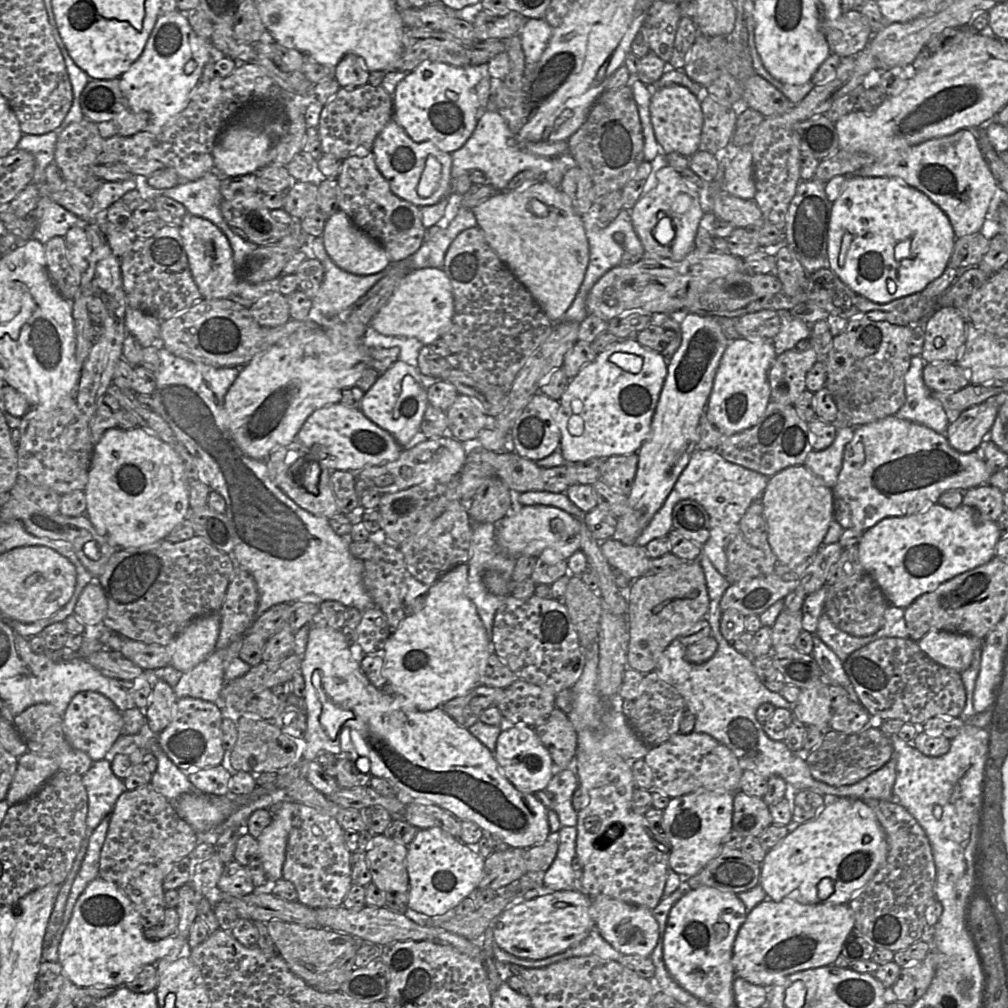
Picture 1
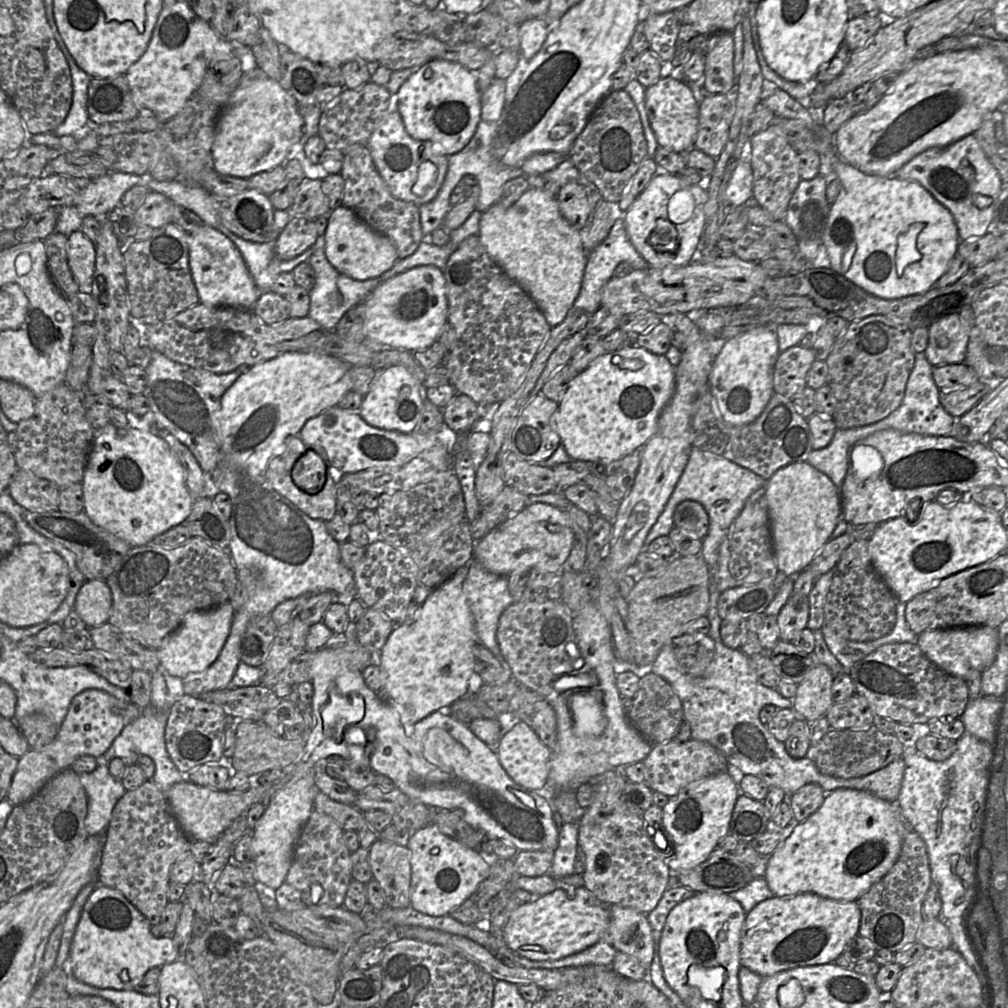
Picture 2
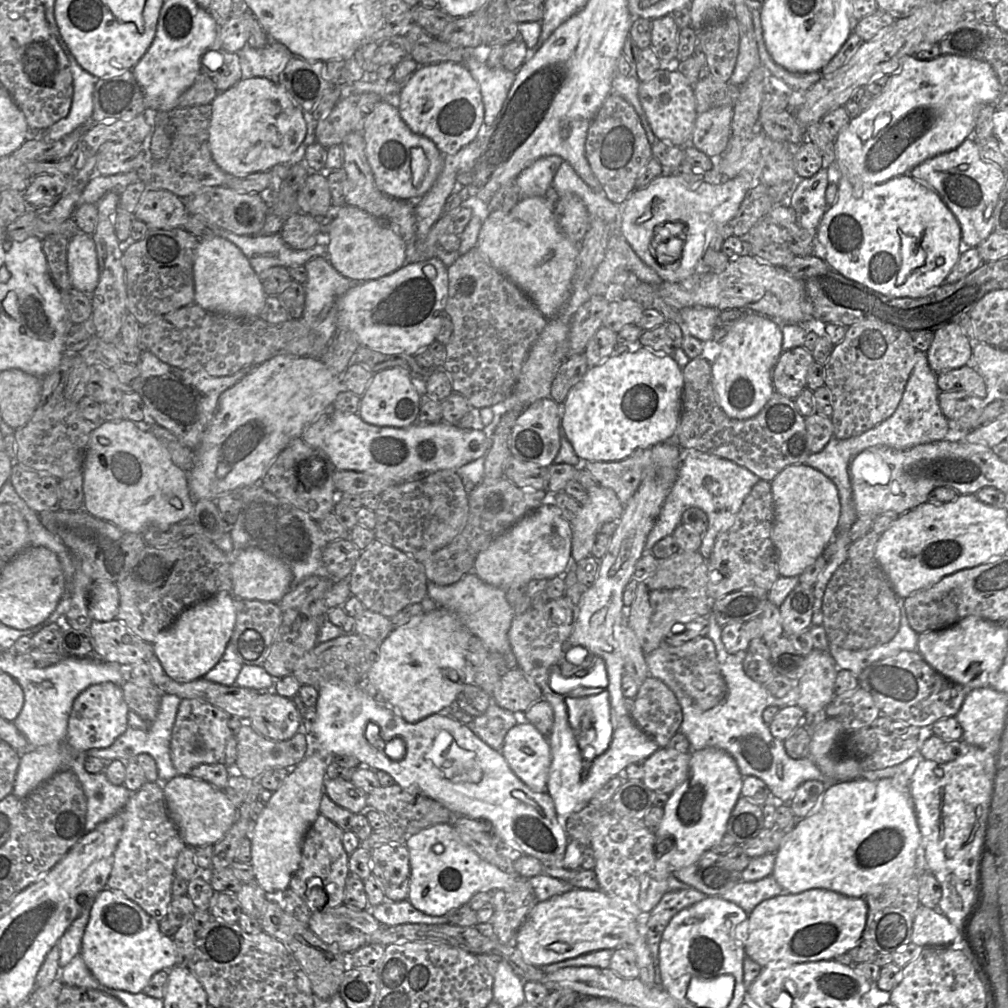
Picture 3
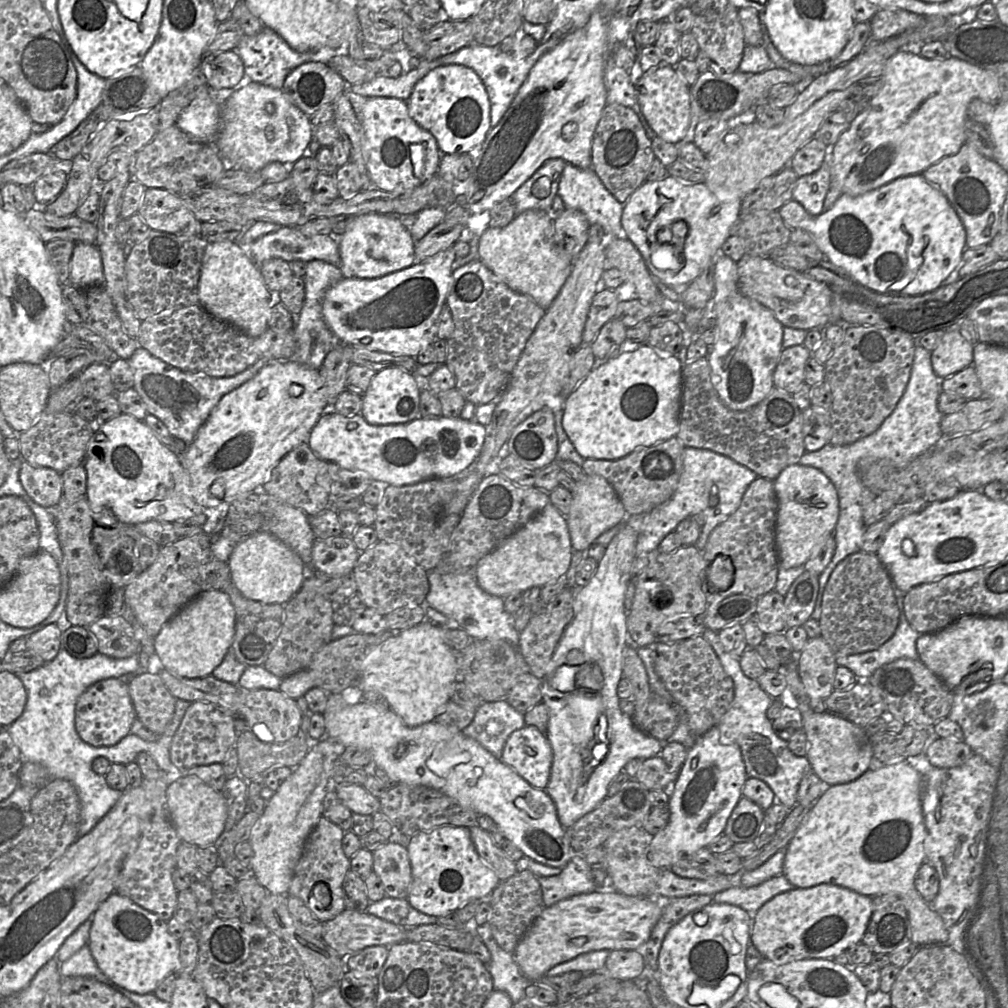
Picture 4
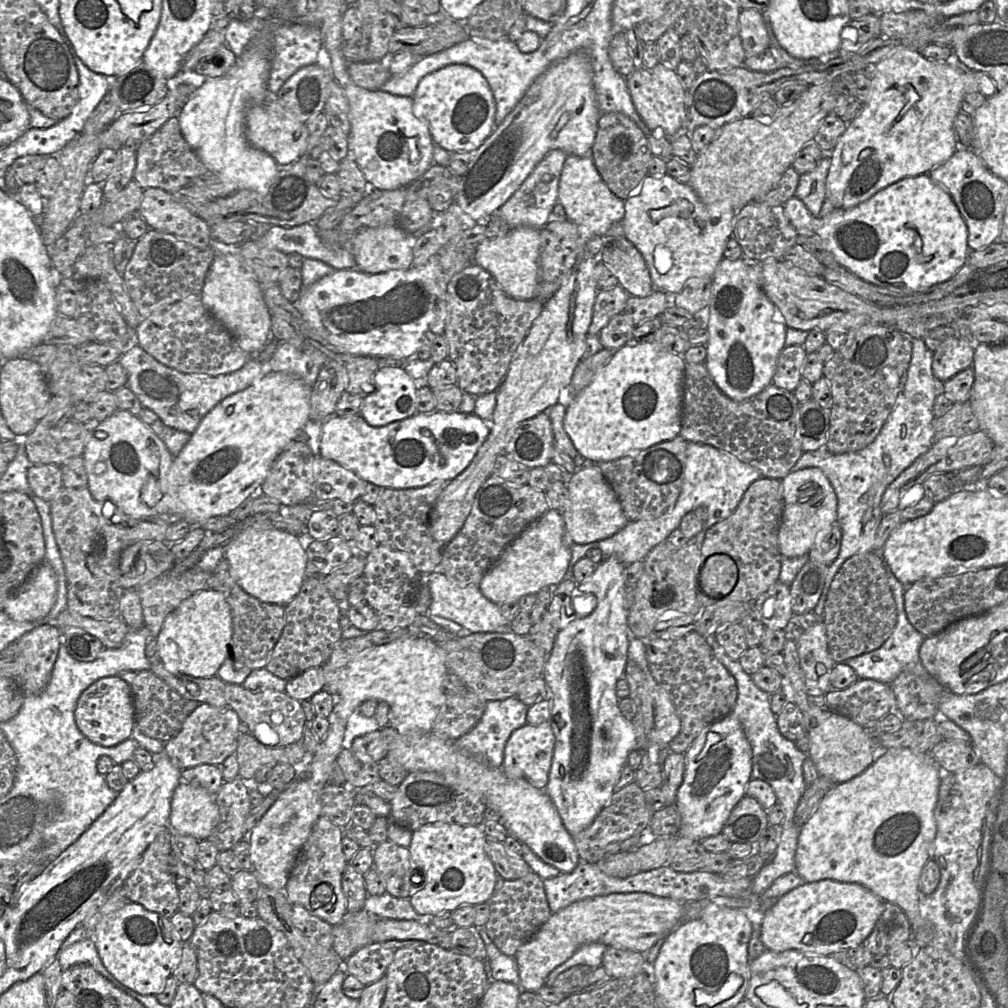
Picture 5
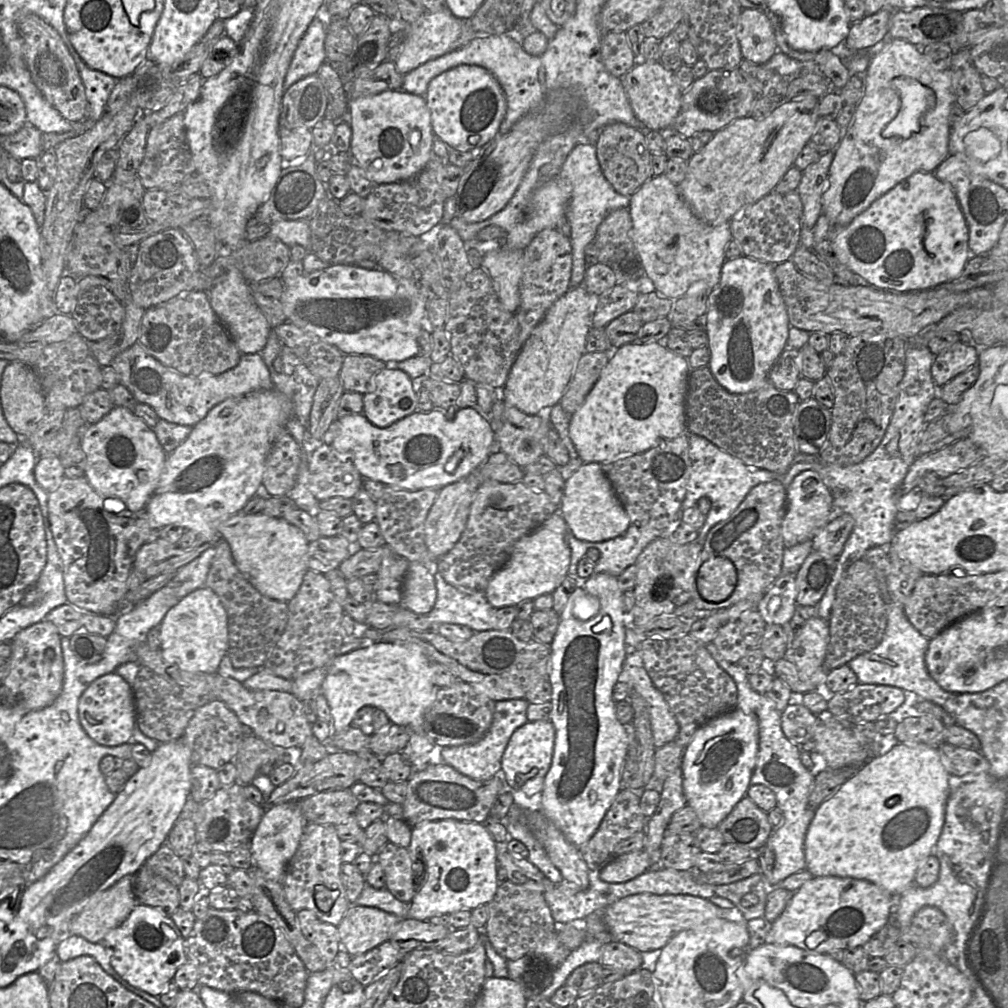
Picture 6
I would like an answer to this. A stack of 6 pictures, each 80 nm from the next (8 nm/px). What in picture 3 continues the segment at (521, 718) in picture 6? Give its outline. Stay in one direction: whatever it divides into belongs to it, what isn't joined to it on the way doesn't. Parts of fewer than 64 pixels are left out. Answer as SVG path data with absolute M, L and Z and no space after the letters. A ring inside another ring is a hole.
M492 702L483 715L474 717L467 726L489 747L500 751L506 733L517 723L513 712Z

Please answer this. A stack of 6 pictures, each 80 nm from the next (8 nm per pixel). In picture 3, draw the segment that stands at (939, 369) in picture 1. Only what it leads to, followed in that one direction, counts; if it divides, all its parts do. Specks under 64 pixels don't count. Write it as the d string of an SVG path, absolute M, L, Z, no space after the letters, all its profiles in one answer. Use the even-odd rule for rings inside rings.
M963 366L937 375L940 391L966 392L970 396L985 398L987 385L972 366Z

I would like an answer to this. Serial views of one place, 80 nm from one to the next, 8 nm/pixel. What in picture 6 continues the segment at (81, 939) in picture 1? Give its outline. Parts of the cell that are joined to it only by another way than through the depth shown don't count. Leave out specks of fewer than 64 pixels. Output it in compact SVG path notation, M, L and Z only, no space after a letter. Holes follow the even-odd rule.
M139 903L129 916L109 932L100 943L107 949L111 965L125 981L155 997L160 996L173 980L178 969L175 966L180 961L181 952L185 950L185 939L171 917L156 908Z

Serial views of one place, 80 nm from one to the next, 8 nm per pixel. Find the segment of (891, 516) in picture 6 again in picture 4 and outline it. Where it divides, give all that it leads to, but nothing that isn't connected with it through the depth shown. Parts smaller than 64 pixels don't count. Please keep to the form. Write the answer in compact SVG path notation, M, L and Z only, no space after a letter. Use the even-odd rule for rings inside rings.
M916 345L905 391L893 412L875 432L849 445L836 446L827 443L819 450L806 451L800 458L799 464L815 467L830 479L835 486L839 501L839 516L832 534L836 548L830 563L819 575L819 590L811 618L817 621L820 619L819 612L822 608L824 590L838 563L847 556L861 551L867 528L863 522L863 513L877 495L864 484L859 474L859 466L887 462L896 469L902 469L937 444L943 435L940 428L943 414L938 409L938 398L943 391L942 381L943 378L937 376L932 368L931 351Z

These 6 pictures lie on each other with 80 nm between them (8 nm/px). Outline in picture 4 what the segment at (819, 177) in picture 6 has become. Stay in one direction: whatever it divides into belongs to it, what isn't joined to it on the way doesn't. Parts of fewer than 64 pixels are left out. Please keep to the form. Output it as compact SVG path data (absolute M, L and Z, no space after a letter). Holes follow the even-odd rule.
M828 158L816 172L798 177L792 200L800 203L810 215L818 216L824 212L824 199L830 187L831 170Z

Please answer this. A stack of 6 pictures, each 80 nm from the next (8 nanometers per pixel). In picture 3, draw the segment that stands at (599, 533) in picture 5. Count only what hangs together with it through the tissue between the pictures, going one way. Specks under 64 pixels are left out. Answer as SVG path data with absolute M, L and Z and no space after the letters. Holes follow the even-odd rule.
M601 485L588 489L587 500L580 506L577 516L570 522L572 529L572 562L588 557L603 524L618 521L624 505L616 493Z

